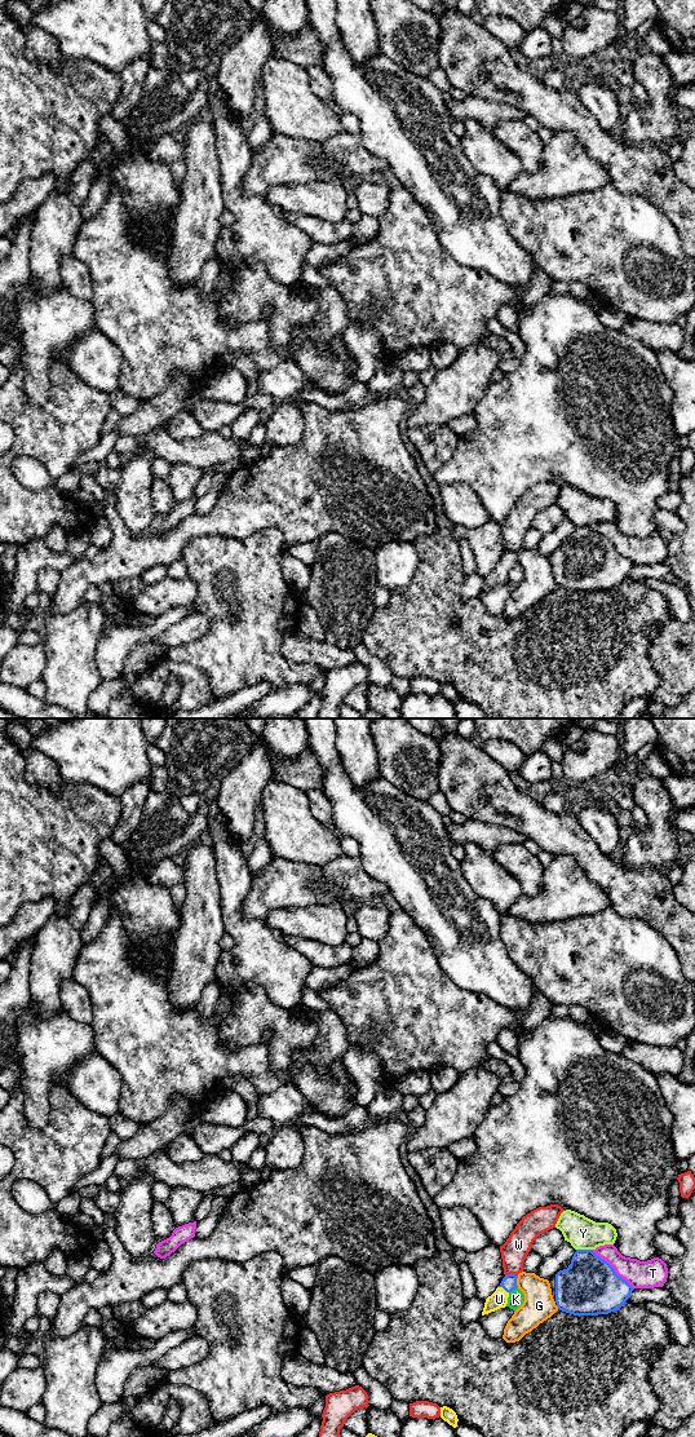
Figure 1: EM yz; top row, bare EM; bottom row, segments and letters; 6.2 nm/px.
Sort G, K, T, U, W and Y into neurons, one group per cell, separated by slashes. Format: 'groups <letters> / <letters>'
groups G / K / T / U / W / Y

